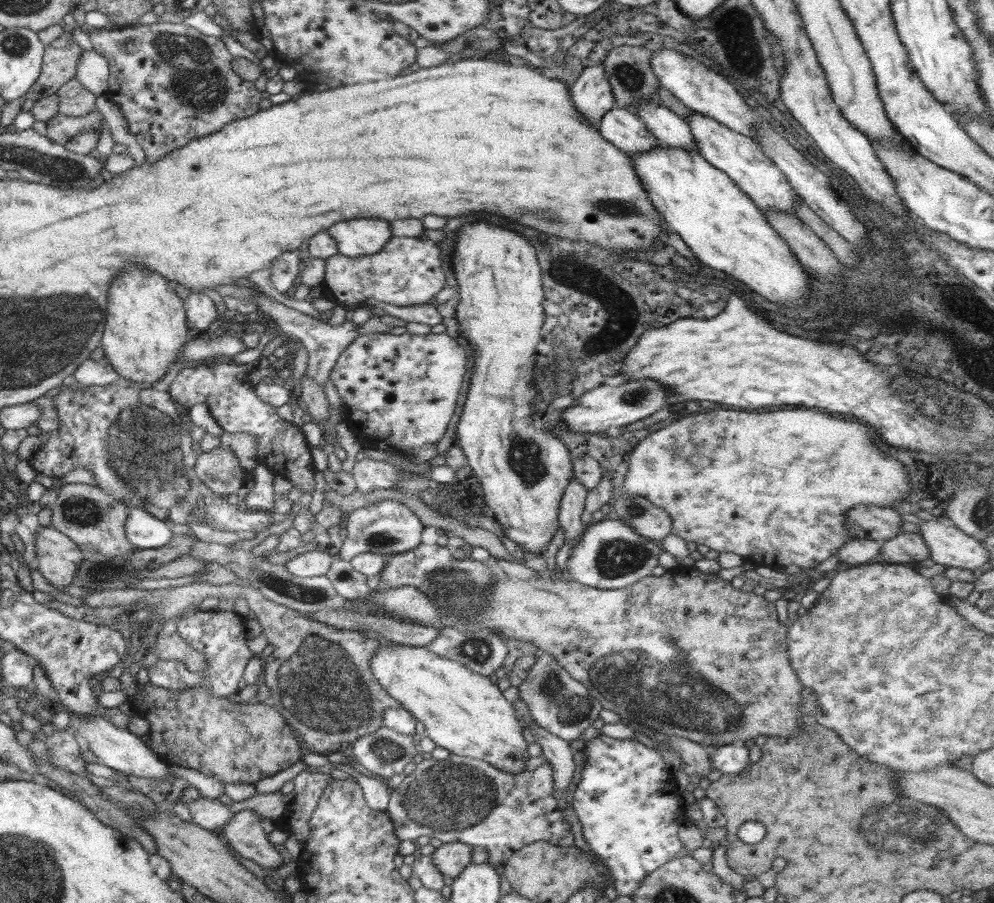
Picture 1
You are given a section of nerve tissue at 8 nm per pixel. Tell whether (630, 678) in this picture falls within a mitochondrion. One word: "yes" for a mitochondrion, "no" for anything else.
yes

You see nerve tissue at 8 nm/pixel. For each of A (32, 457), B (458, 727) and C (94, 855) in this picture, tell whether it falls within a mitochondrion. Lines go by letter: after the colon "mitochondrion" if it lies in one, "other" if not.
A: other
B: other
C: other

